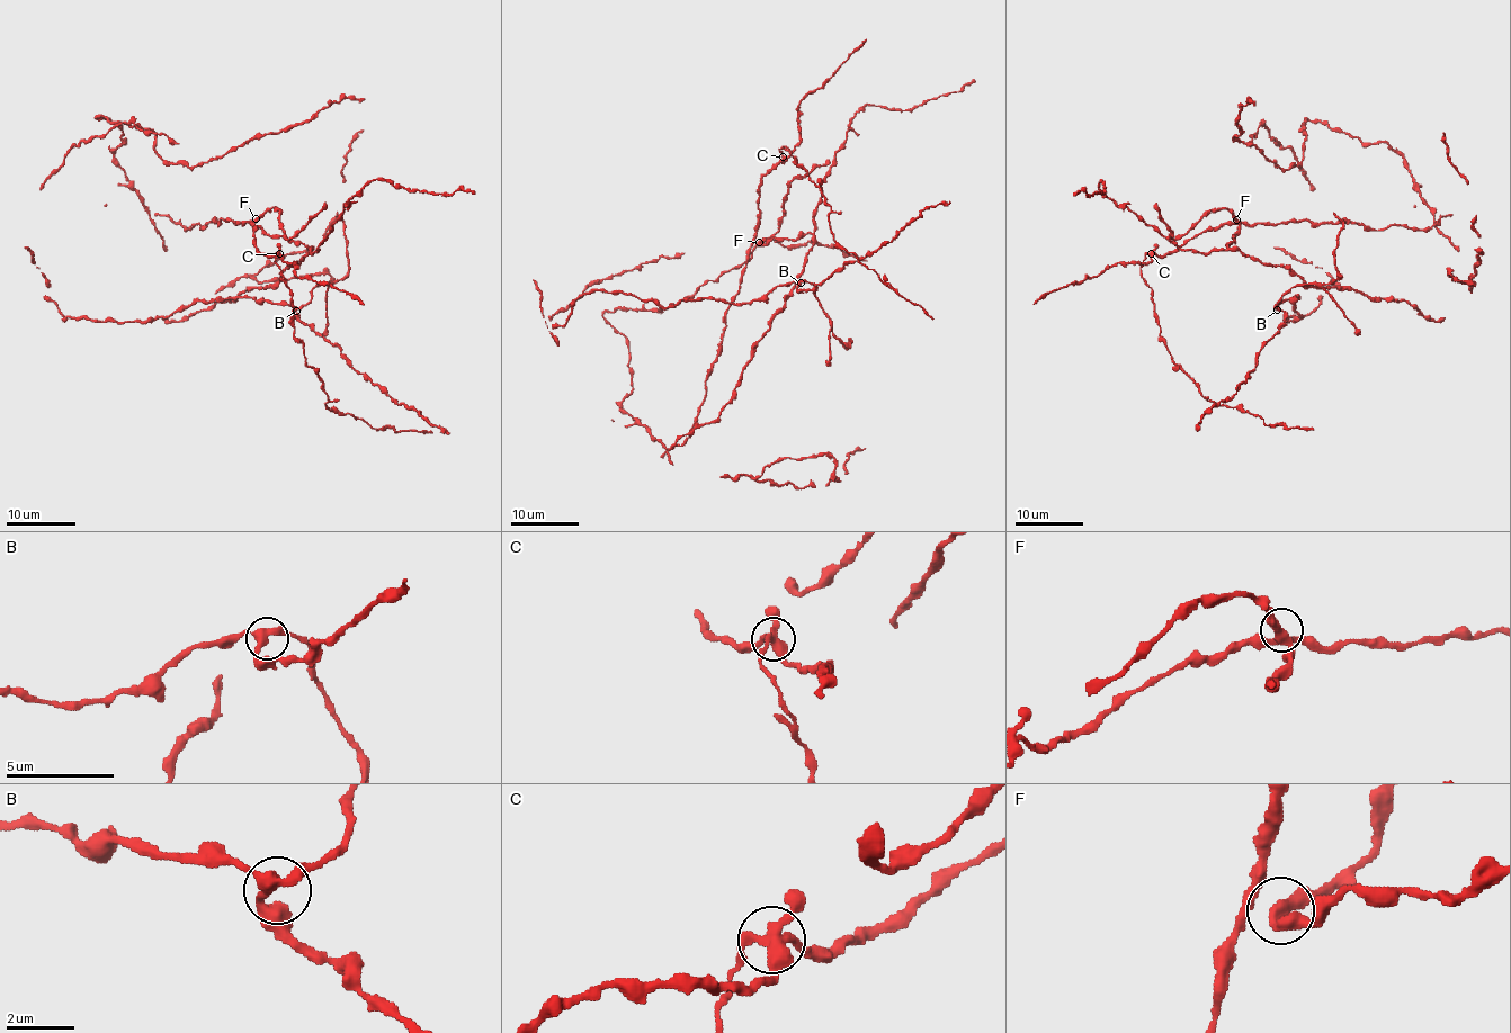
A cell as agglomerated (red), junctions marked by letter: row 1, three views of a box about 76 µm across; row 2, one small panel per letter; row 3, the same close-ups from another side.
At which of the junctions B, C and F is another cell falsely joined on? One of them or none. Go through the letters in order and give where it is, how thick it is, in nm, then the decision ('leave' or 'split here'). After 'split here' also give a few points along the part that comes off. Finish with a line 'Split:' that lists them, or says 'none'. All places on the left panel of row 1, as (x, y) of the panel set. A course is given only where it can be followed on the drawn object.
B: place (296, 311); calibre 320 nm; leave
C: place (279, 253); calibre 360 nm; split here; course (279, 253), (293, 337), (328, 397), (327, 407), (376, 430), (431, 433)
F: place (256, 218); calibre 280 nm; leave
Split: C

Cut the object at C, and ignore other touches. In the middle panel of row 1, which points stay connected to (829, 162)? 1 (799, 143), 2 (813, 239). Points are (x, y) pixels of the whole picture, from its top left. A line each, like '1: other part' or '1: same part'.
1: same part
2: same part

